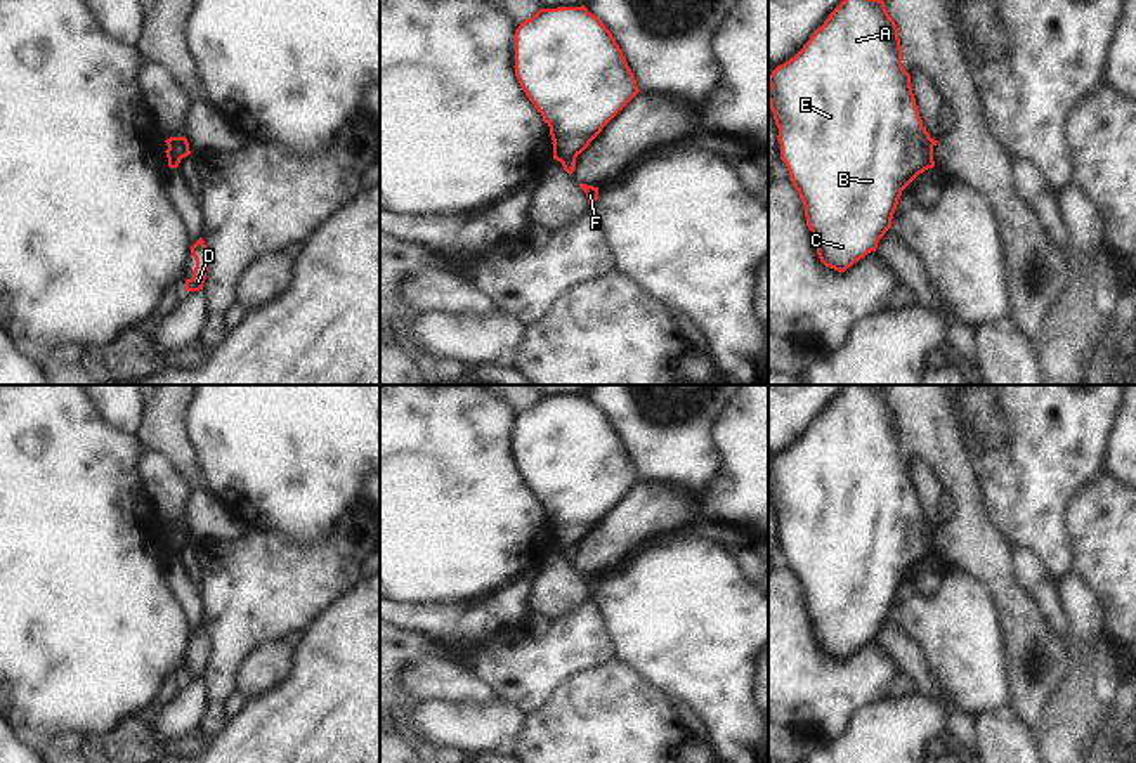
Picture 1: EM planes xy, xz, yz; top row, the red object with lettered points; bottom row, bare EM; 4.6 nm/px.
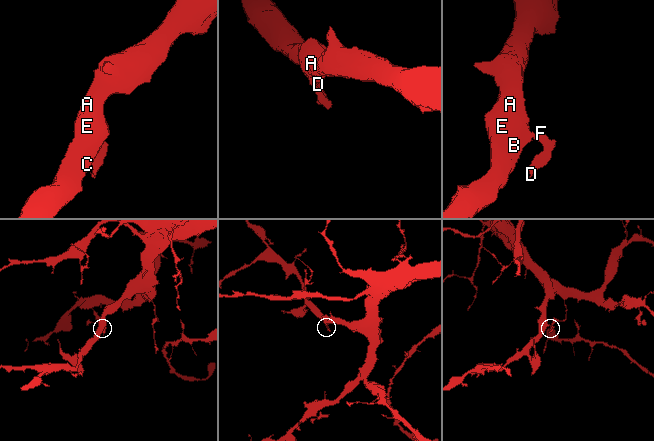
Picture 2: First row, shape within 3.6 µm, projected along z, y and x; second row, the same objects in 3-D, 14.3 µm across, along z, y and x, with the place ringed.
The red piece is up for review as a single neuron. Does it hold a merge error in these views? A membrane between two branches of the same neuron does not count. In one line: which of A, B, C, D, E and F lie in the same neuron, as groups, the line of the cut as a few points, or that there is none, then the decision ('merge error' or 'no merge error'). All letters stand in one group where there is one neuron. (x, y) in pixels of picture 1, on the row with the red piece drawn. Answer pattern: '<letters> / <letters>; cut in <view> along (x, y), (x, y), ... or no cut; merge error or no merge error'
A B C E / D F; cut in xz along (574, 156), (561, 162); merge error

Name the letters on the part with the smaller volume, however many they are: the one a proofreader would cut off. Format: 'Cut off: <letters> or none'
Cut off: D, F

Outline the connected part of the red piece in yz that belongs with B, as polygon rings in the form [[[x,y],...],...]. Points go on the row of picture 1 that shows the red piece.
[[[843,0],[803,49],[768,76],[768,102],[779,128],[780,160],[798,191],[806,225],[826,267],[845,272],[891,227],[902,191],[933,168],[933,142],[916,106],[911,75],[902,66],[898,28],[883,0]]]

